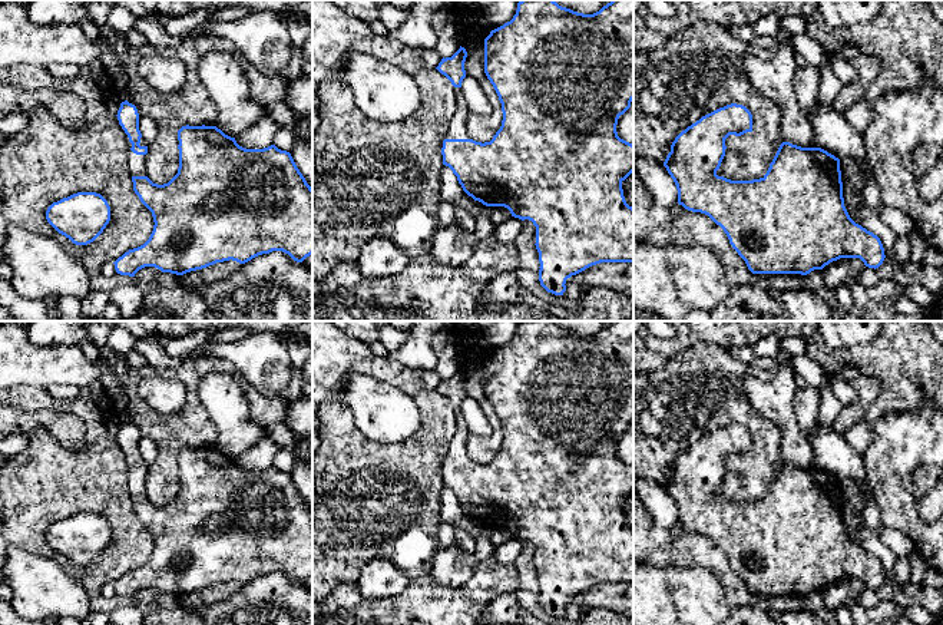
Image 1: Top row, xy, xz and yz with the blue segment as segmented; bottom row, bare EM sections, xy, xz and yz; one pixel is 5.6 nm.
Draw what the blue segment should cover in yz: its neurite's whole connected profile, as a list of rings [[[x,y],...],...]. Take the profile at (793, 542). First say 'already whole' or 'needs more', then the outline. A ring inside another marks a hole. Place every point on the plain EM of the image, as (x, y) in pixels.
already whole; [[[731,424],[702,437],[675,459],[664,487],[676,506],[678,525],[688,532],[708,536],[719,546],[752,595],[807,596],[840,579],[860,579],[866,588],[879,589],[886,579],[883,565],[877,556],[850,539],[844,528],[840,480],[827,472],[782,463],[762,499],[731,502],[717,496],[725,477],[725,460],[747,453],[752,453],[751,433],[742,426]]]

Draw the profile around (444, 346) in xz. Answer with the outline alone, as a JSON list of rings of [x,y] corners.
[[[446,325],[431,338],[433,350],[437,356],[437,373],[441,378],[451,378],[461,367],[456,340],[451,335],[451,327]]]

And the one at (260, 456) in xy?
[[[264,436],[238,456],[235,462],[245,470],[264,470],[274,466],[274,457],[281,449],[281,444],[274,442],[269,436]]]

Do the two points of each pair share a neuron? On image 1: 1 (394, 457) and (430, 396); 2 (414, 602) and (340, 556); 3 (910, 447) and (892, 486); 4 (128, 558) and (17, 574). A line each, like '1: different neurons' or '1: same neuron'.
1: same neuron
2: different neurons
3: same neuron
4: different neurons

